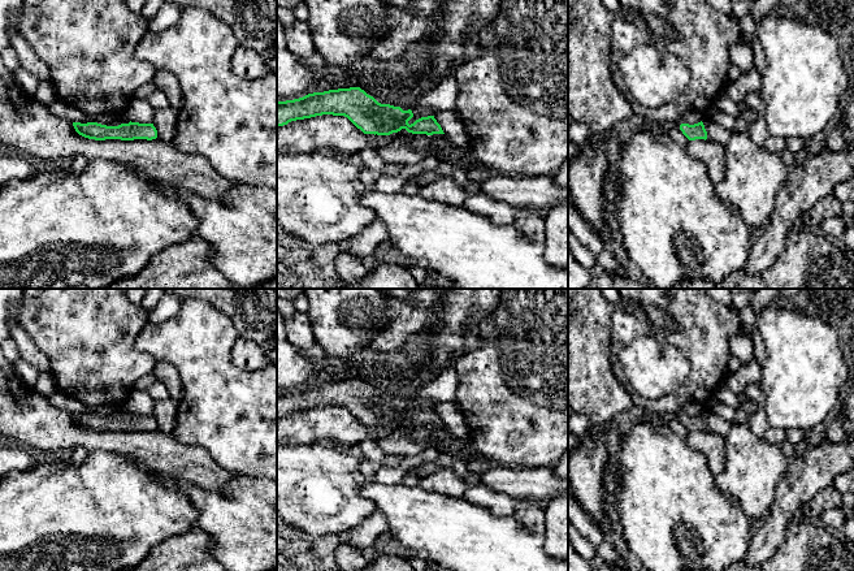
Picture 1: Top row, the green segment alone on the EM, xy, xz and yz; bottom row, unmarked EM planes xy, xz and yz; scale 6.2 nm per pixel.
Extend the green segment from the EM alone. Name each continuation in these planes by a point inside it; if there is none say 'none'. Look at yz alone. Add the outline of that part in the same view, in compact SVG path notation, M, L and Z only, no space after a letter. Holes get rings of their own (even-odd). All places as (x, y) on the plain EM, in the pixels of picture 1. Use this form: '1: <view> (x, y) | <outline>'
1: yz (716, 424) | M710 408L702 411L705 420L707 423L707 432L718 433L723 437L727 436L732 423L724 420L723 418L714 414Z

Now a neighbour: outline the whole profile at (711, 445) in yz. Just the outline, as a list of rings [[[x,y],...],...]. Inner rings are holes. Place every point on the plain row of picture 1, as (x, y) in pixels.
[[[695,431],[689,432],[685,441],[693,450],[706,457],[714,475],[723,472],[725,462],[723,436],[707,431]]]

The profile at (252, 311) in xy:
[[[169,289],[181,300],[203,299],[226,313],[242,338],[260,346],[277,336],[277,289]]]

